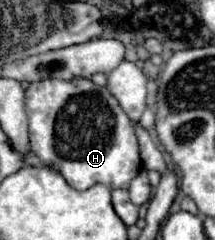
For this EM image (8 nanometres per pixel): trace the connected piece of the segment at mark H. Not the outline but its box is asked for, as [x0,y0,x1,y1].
[27,79,141,189]

